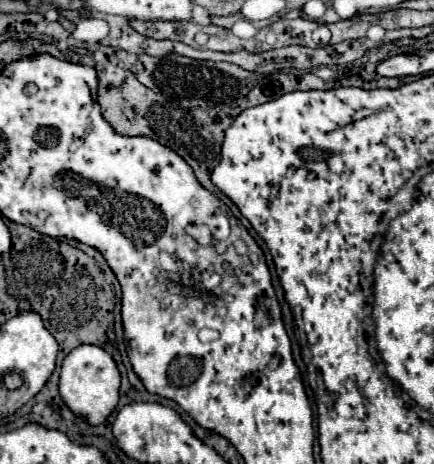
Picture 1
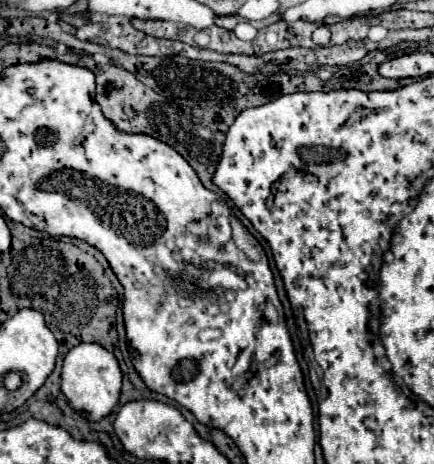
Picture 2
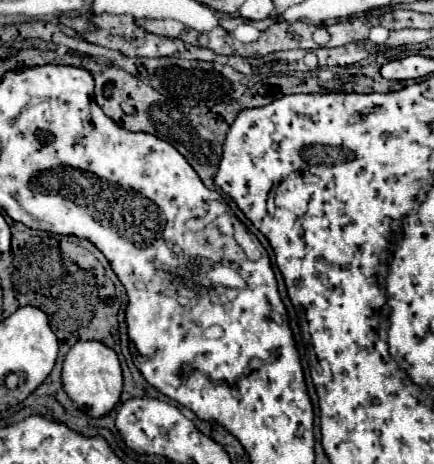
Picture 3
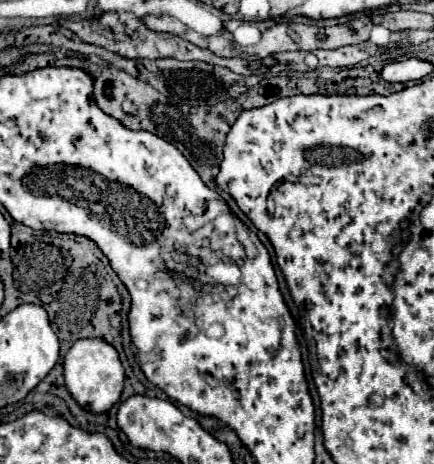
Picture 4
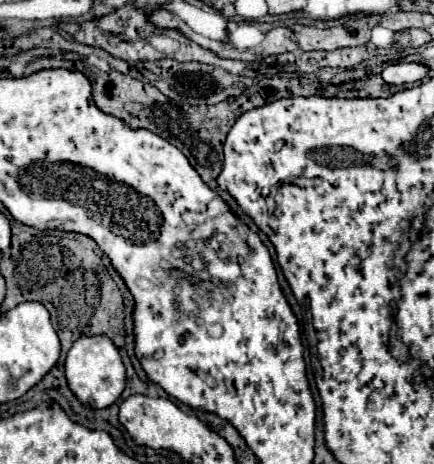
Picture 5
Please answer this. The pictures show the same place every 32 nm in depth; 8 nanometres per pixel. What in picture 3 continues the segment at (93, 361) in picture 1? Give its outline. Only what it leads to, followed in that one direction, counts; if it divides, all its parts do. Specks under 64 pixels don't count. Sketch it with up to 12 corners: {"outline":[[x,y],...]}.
{"outline":[[76,342],[64,358],[62,388],[92,418],[122,392],[116,352]]}

